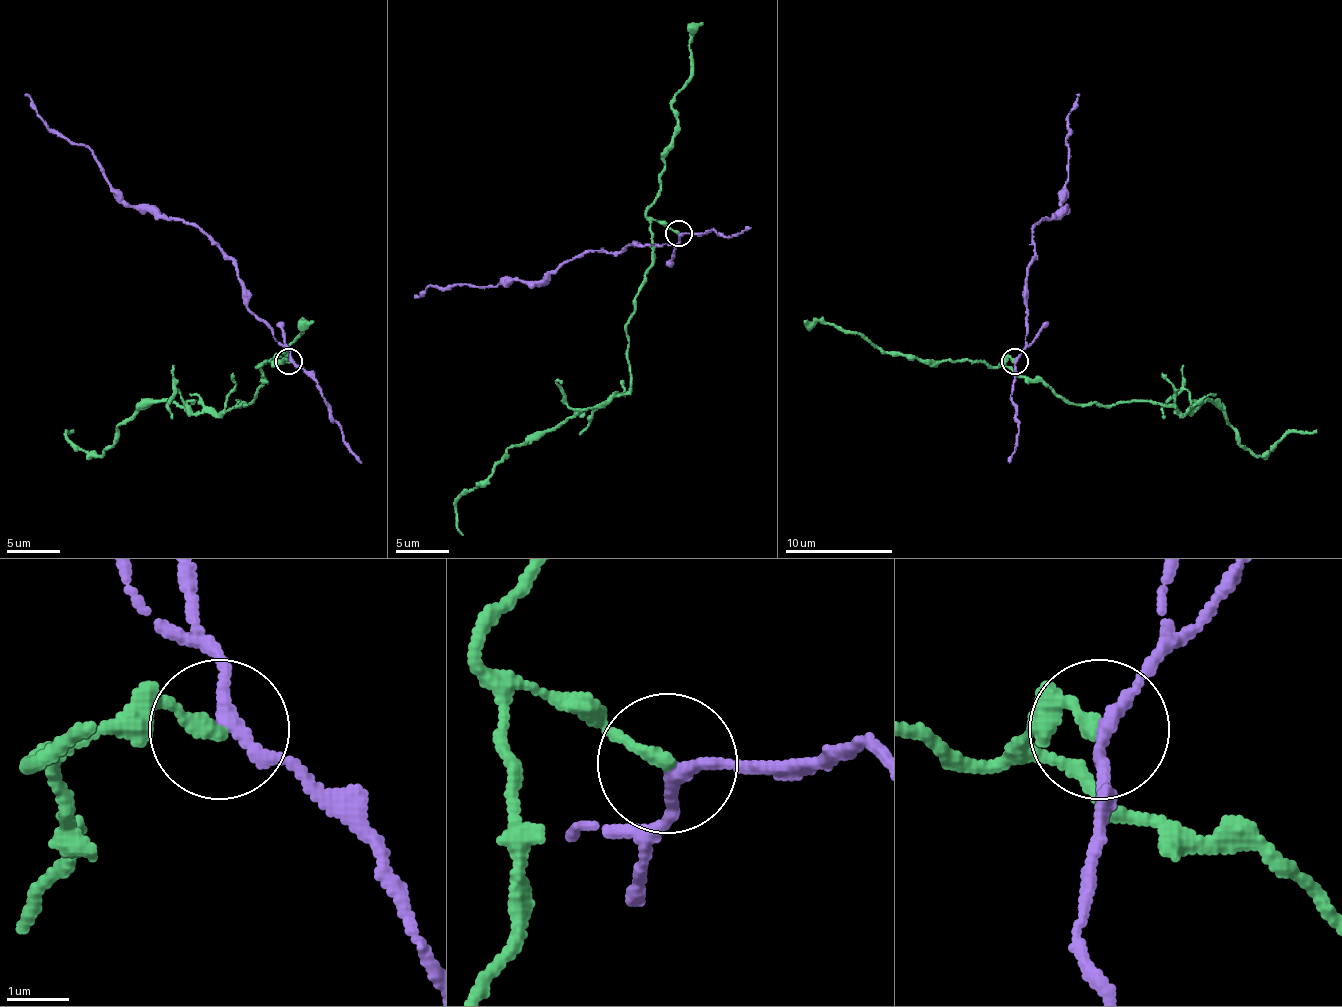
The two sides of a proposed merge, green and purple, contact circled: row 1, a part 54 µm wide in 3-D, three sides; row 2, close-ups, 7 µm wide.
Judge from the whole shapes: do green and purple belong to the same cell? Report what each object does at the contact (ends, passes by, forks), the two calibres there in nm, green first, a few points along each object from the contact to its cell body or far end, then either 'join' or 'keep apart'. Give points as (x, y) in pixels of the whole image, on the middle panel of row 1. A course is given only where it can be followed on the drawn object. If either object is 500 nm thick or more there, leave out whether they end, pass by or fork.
green ends; purple passes by; calibres 240 and 200 nm; course green (679, 232), (650, 224), (652, 262), (625, 326), (631, 388), (507, 449), (491, 476), (457, 500), (462, 535); course purple (679, 232), (676, 243), (585, 254), (540, 281), (430, 286), (414, 297); keep apart

